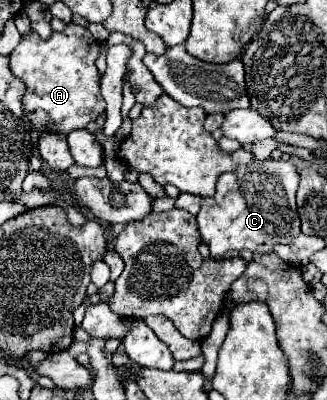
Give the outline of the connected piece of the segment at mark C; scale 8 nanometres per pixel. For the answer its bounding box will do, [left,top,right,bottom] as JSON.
[197,159,301,257]

